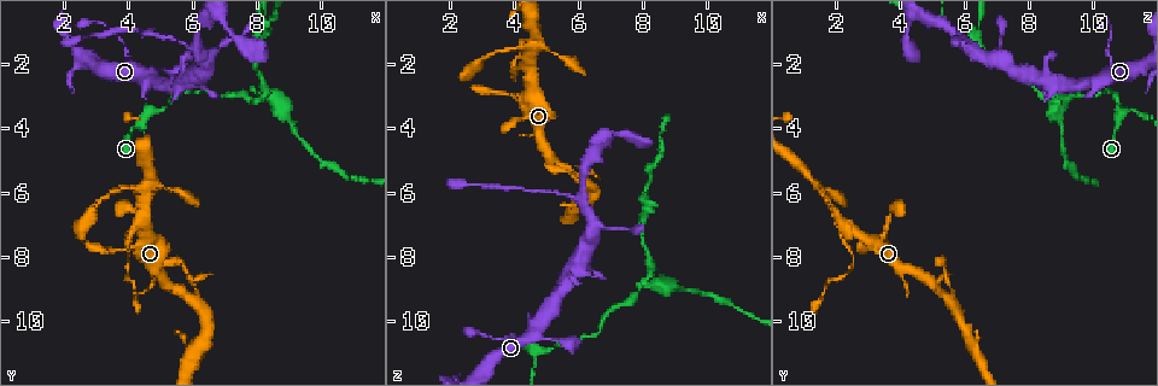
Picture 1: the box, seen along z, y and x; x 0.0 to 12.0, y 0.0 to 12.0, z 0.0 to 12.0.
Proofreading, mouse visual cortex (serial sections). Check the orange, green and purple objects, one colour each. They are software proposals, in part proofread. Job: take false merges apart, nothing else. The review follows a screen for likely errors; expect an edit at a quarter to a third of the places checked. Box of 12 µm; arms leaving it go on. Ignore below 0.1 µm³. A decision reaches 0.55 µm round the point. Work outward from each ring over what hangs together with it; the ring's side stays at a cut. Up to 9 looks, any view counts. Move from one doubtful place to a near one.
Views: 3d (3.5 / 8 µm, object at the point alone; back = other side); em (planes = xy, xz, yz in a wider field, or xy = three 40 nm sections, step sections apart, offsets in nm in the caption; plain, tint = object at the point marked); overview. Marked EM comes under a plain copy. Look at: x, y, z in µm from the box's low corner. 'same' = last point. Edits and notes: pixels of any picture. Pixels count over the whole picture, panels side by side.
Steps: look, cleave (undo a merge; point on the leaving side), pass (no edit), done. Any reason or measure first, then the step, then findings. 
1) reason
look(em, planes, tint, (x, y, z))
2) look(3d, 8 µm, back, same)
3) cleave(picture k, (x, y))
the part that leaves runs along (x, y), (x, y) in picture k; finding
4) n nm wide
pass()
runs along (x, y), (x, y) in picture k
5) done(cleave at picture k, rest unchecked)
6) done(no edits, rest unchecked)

sharp bend
look(3d, 8 µm, (4.5, 6.0, 1.6))

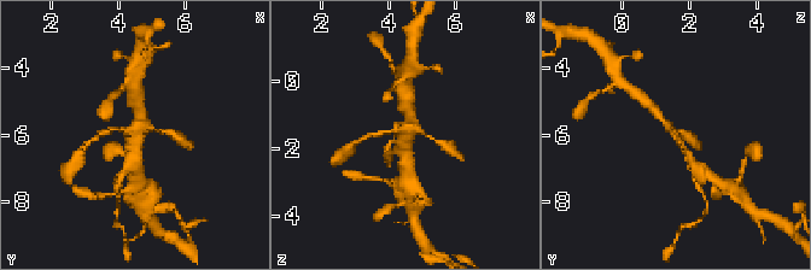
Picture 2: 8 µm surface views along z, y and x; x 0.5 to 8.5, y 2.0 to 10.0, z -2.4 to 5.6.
look(3d, 3.5 µm, back, (4.5, 6.1, 1.7))

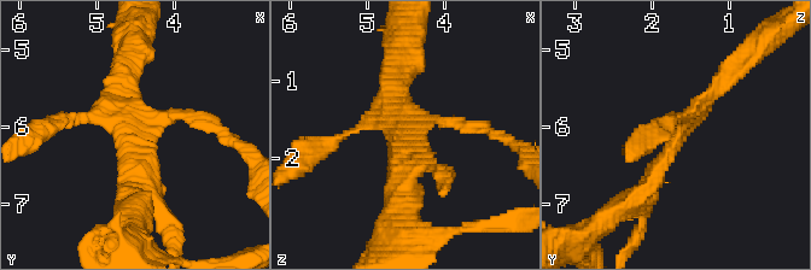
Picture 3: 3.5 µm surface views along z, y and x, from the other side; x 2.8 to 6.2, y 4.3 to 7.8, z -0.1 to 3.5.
pass()
runs along (635, 199), (731, 69) in picture 3; all the same cell

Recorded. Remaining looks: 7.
two arms in line, one across
look(3d, 8 µm, back, (6.1, 1.5, 6.2))

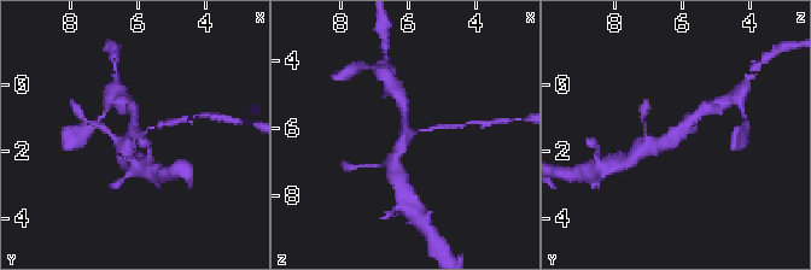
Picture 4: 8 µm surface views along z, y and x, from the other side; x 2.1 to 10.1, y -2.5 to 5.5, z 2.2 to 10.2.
3 arms; arms of 100, 250, 450 nm
look(em, xy, step 5, tint, (6.1, 1.6, 6.2))

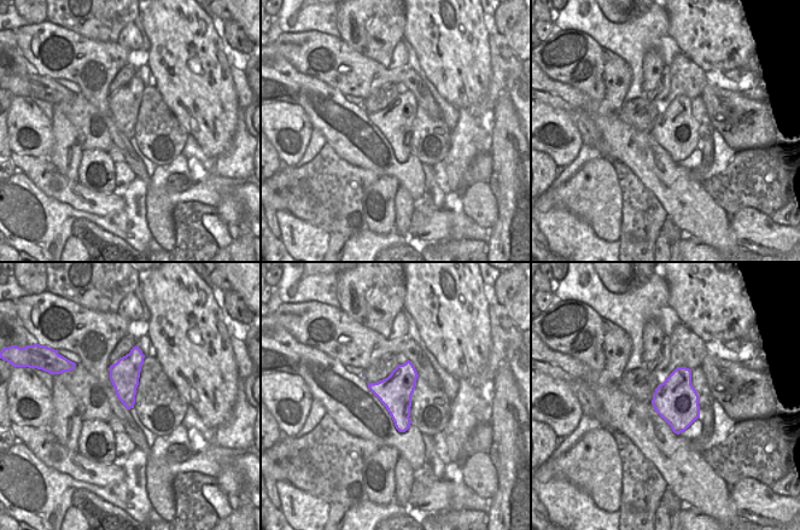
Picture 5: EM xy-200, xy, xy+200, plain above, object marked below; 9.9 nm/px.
340 nm wide
cleave(picture 4, (169, 122))
the part that leaves runs along (147, 130), (196, 116) in picture 4; a second cell is stuck on

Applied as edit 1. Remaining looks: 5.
abrupt turn
look(3d, 3.5 µm, back, (4.7, 3.6, 10.9))

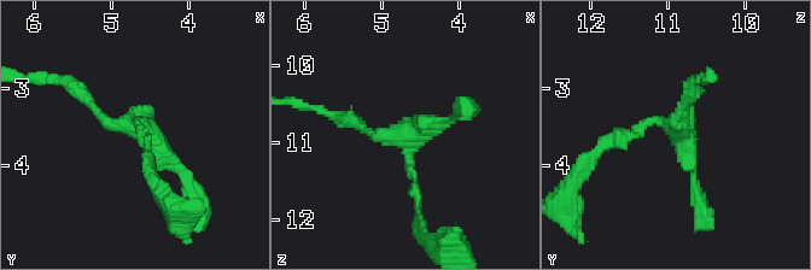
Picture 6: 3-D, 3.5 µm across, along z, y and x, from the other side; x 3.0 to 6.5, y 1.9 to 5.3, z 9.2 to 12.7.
look(em, xy, step 2, tint, (4.60, 3.55, 10.85))

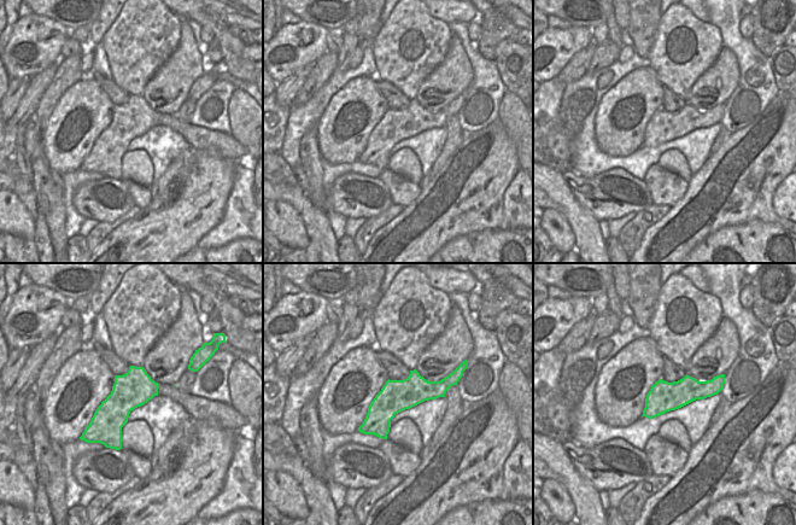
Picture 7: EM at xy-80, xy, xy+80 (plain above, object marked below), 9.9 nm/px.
pass()
runs along (448, 383), (399, 395), (362, 429) in picture 7; continuous, no second cell

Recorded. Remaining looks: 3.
sharp bend
look(3d, 3.5 µm, (8.2, 3.1, 8.7))

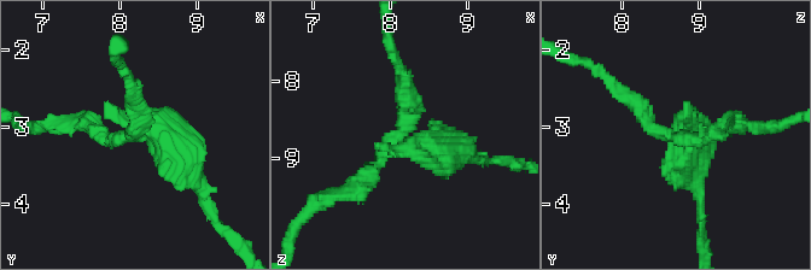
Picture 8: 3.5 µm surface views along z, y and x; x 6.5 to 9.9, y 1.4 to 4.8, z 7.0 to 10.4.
need the tissue
look(em, xy, step 2, tint, (8.10, 3.10, 8.70))

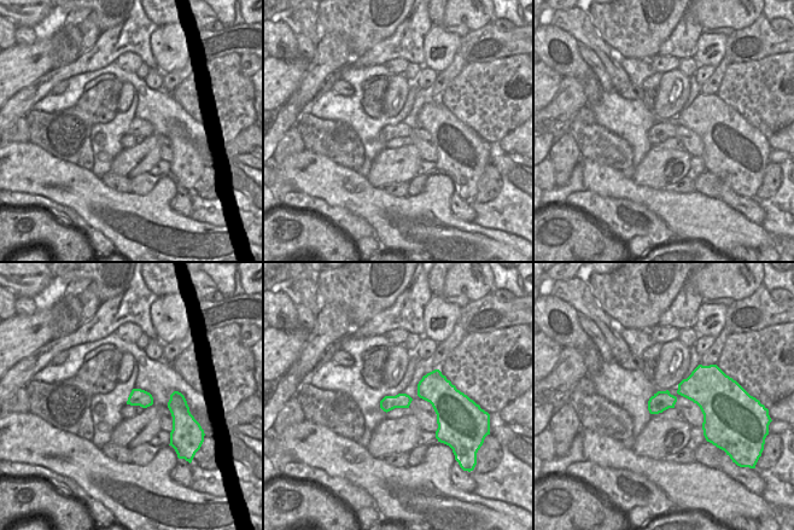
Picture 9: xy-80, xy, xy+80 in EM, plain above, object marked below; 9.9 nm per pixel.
look(em, xy, step 5, tint, same)

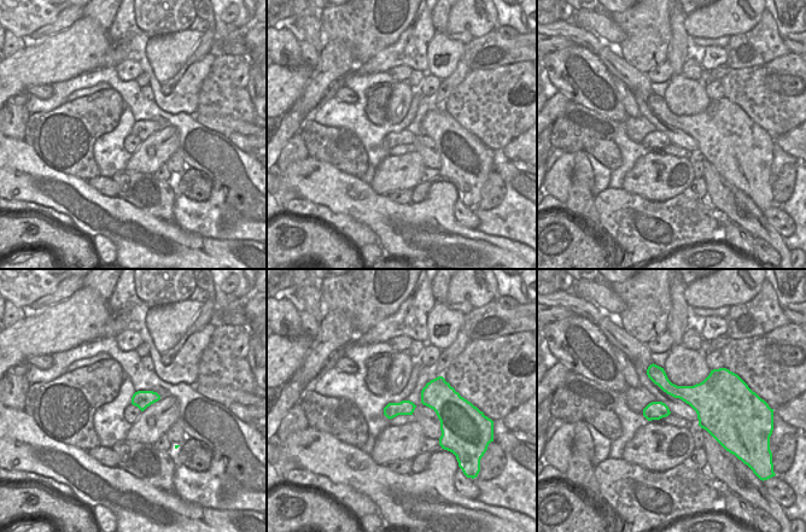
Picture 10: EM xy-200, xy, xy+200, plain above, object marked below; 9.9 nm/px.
150 nm wide
cleave(picture 8, (442, 148))
the part that leaves runs along (408, 141), (460, 147), (478, 159) in picture 8; a second cell is stuck on

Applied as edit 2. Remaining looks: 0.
done(cleave at picture 4, cleave at picture 8, rest unchecked)

